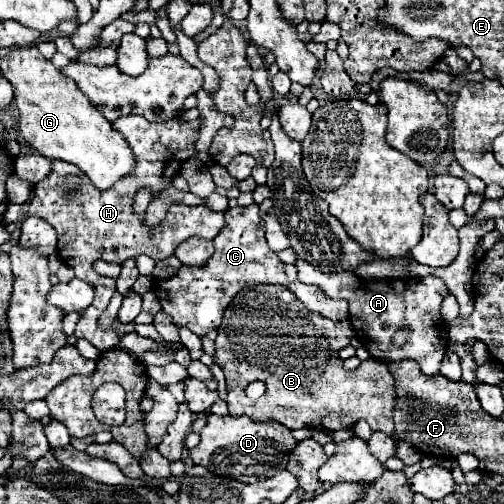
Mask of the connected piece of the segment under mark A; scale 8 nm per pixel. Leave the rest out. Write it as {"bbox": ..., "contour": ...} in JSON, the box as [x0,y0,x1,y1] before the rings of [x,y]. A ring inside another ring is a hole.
{"bbox":[296,259,449,375],"contour":[[[302,259],[296,261],[296,267],[298,267],[298,281],[316,283],[316,285],[320,285],[320,289],[322,289],[328,297],[340,297],[340,299],[346,299],[346,301],[350,303],[350,325],[352,325],[356,337],[360,339],[360,343],[364,345],[364,349],[366,349],[374,359],[380,359],[380,361],[414,359],[426,375],[436,375],[436,373],[438,373],[440,363],[442,363],[442,357],[444,357],[444,353],[446,353],[446,349],[448,349],[448,335],[446,335],[444,319],[442,319],[442,315],[440,315],[440,308],[444,296],[448,295],[449,291],[442,279],[428,275],[426,277],[416,277],[416,280],[413,281],[408,281],[408,279],[380,279],[380,281],[368,281],[368,279],[356,277],[356,275],[350,273],[350,271],[322,273],[320,269],[316,269],[314,265],[310,265],[310,263],[302,261]],[[418,283],[424,283],[424,289],[420,289]],[[400,327],[410,327],[410,329],[416,333],[416,337],[410,337],[404,347],[394,347],[394,345],[392,345],[392,337],[394,337],[394,331],[400,329]]]}

